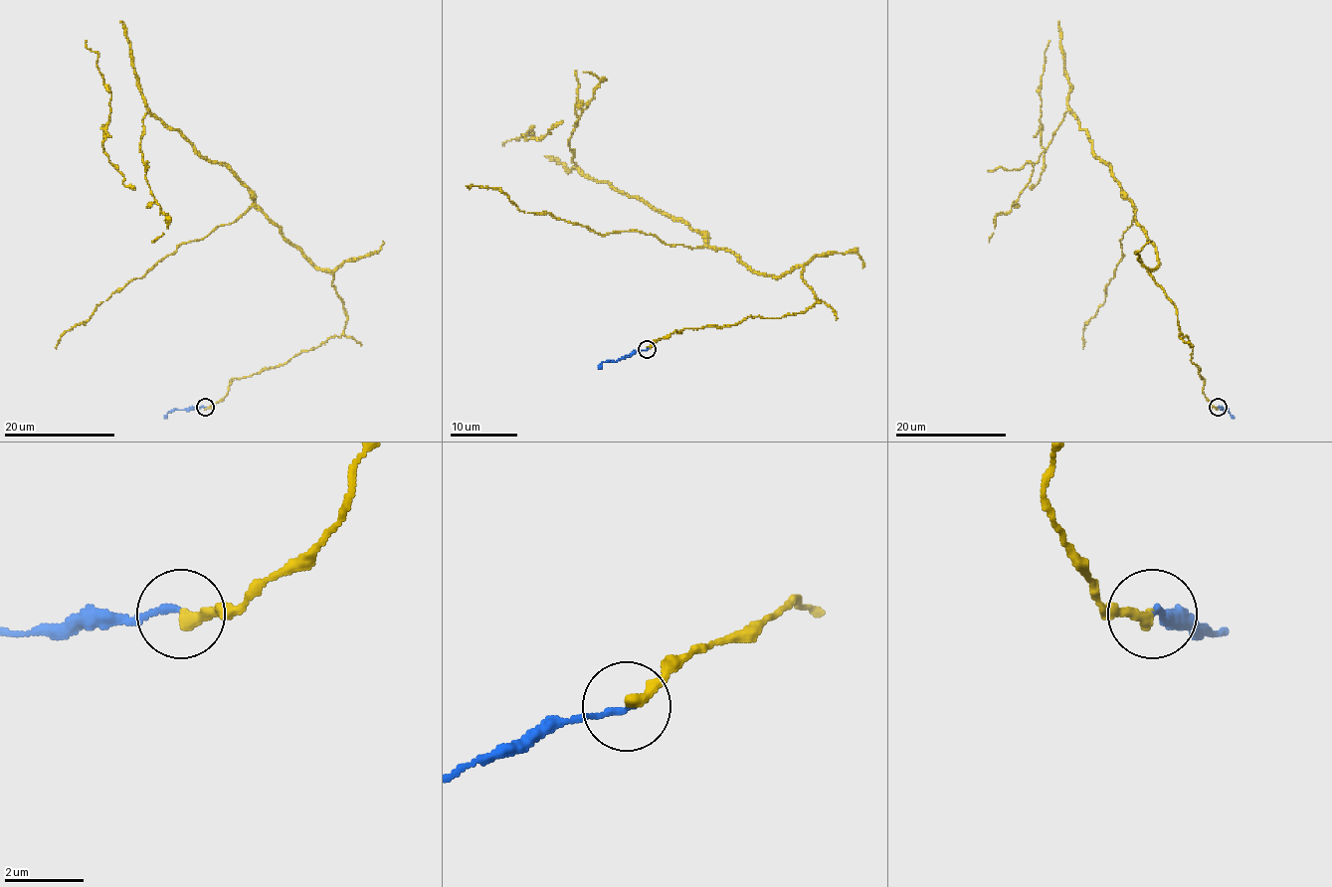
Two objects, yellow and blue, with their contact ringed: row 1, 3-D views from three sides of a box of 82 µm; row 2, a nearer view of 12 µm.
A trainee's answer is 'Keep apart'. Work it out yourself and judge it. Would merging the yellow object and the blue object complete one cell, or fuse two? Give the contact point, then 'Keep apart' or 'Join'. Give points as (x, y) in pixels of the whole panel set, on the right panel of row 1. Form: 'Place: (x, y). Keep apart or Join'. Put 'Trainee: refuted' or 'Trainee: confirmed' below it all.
Place: (1218, 407). Join
Trainee: refuted

